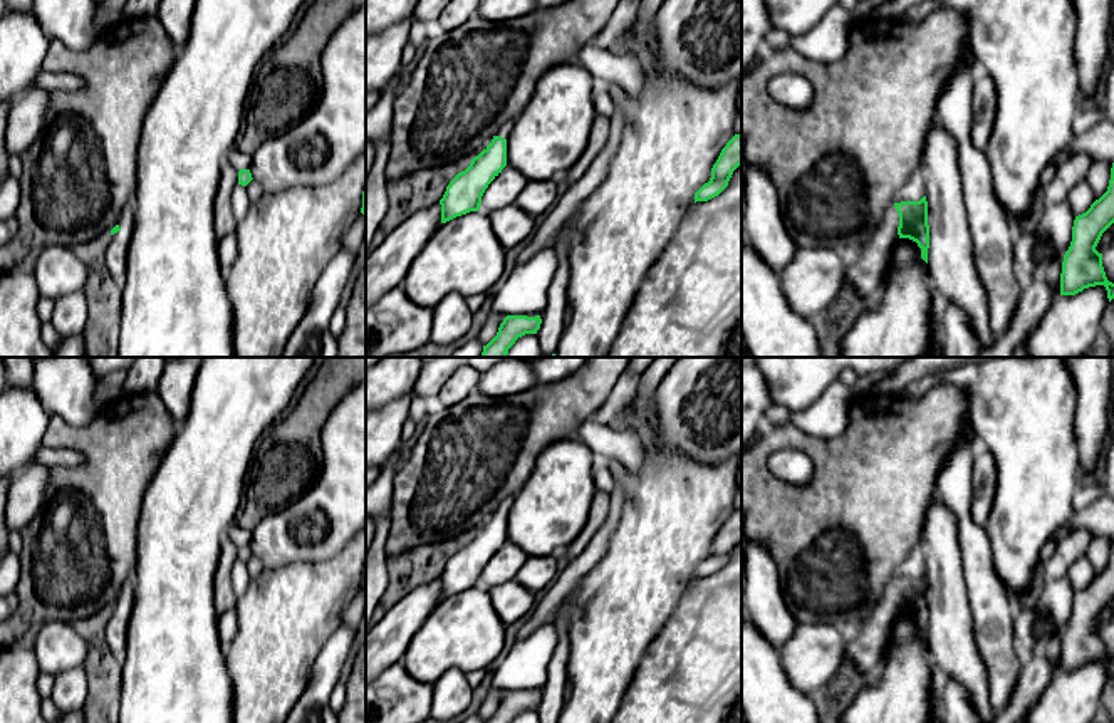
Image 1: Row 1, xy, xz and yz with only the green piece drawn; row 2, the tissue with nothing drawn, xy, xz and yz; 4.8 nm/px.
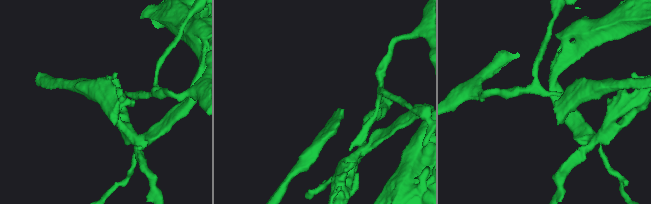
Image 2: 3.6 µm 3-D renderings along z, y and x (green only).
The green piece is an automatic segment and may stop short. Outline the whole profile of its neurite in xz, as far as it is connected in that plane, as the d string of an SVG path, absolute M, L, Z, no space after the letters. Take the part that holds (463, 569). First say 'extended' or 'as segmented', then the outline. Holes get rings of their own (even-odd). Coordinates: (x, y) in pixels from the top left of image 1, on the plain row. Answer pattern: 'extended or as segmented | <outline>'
extended | M512 497L505 498L470 542L450 557L440 575L441 599L480 585L485 565L507 542L507 515L512 503Z

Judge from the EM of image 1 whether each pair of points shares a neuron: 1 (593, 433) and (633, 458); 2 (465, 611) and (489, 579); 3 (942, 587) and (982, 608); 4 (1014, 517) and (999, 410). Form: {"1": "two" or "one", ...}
{"1": "one", "2": "two", "3": "two", "4": "one"}

